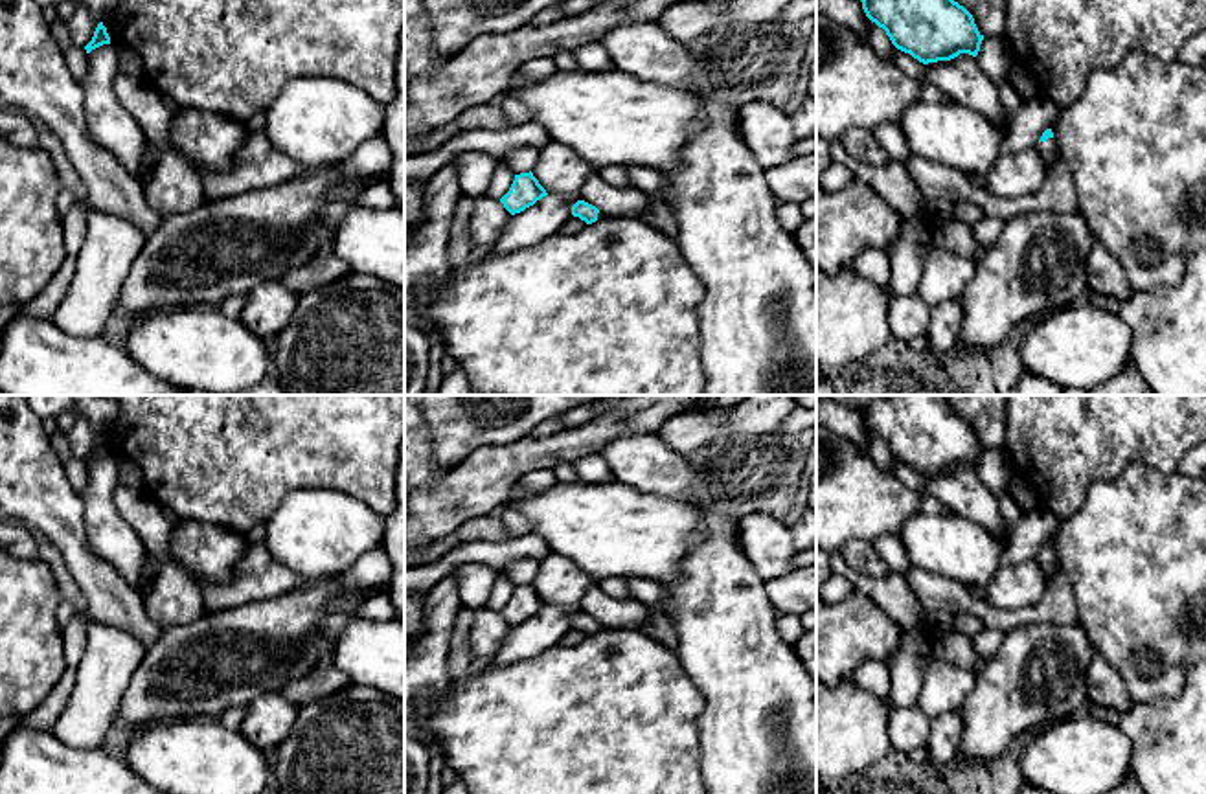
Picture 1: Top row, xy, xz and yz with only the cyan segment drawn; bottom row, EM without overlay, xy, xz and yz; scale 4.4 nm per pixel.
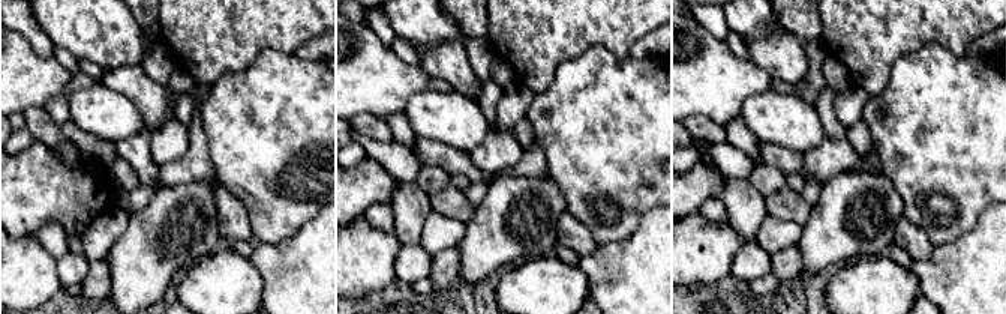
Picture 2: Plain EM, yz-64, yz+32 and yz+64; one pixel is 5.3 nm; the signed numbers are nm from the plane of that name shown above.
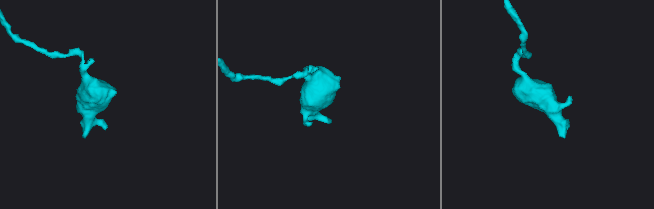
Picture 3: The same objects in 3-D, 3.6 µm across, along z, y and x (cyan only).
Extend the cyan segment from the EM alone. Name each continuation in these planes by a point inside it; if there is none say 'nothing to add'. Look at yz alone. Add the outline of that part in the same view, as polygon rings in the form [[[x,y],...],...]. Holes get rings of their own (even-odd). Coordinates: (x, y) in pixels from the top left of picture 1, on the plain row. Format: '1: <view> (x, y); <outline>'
1: yz (1048, 561); [[[1048,550],[1046,553],[1037,555],[1037,562],[1041,564],[1046,579],[1050,579],[1057,568],[1057,555],[1053,550]]]

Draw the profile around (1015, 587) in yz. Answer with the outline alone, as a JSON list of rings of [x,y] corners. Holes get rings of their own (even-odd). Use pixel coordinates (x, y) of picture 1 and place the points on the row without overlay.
[[[1037,559],[1004,566],[987,586],[987,605],[1000,610],[1018,610],[1041,601],[1048,579]]]

